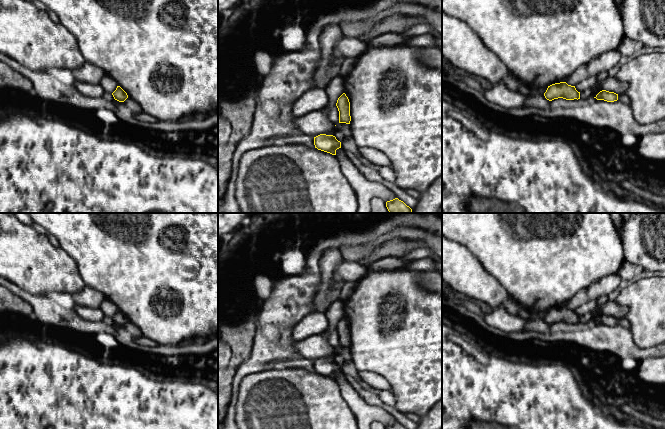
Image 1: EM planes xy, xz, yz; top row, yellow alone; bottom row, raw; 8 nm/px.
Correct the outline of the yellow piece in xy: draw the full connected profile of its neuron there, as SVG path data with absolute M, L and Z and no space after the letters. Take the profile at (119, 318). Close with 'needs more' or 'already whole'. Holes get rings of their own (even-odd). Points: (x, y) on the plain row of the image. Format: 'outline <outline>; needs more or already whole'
outline M117 310L116 314L112 317L112 319L114 323L119 326L124 326L128 322L127 317L120 310Z; already whole

